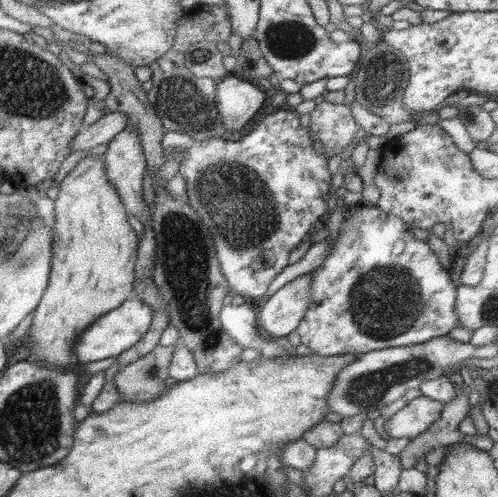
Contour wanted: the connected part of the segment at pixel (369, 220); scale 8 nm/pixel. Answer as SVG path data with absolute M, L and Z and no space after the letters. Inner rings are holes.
M358 205L343 209L346 214L349 211L353 211L353 214L343 222L334 248L330 249L330 253L324 263L320 267L316 267L316 271L312 272L312 287L310 287L312 289L312 302L309 304L304 318L296 329L302 339L302 344L310 348L313 355L339 356L359 354L359 356L362 356L372 350L421 344L432 338L445 336L451 329L458 327L459 320L455 313L457 288L452 282L450 270L444 268L444 266L440 268L439 258L432 251L432 248L424 240L418 240L406 222L403 222L399 217L387 214L380 210L378 206Z

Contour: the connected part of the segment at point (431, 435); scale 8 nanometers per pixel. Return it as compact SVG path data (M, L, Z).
M460 373L448 374L447 377L454 383L456 396L443 404L439 419L435 420L430 426L417 437L414 437L407 447L398 454L404 469L414 467L417 458L424 458L425 454L432 447L441 447L460 443L466 440L459 429L458 424L469 416L471 409L468 396L462 389L464 380Z

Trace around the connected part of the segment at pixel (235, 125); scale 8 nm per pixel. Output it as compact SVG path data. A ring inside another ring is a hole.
M229 74L217 83L218 111L224 128L240 132L266 102L266 91L251 81Z

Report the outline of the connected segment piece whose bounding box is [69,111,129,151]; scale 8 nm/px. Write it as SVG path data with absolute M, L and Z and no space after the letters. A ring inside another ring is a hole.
M110 111L100 119L90 124L86 130L78 131L69 146L76 150L90 150L100 144L109 143L119 132L129 124L129 118L120 111Z

